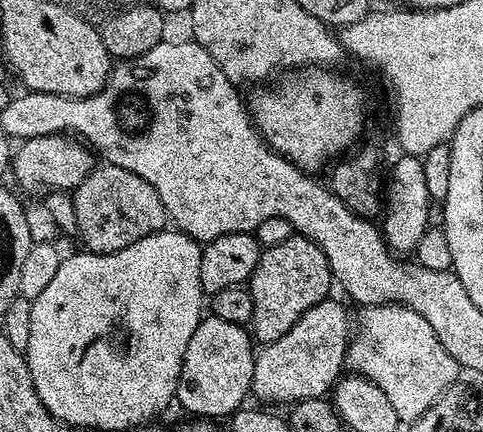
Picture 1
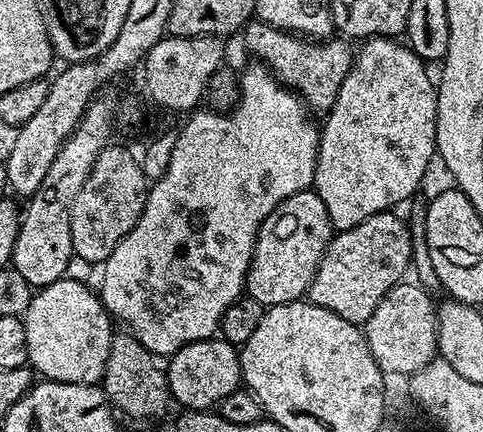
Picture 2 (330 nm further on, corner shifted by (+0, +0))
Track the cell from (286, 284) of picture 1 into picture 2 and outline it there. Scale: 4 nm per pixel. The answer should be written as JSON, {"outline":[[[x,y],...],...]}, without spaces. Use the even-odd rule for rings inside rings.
{"outline":[[[392,210],[379,212],[350,230],[336,232],[314,274],[314,282],[308,288],[307,299],[320,307],[325,307],[326,310],[333,311],[347,322],[362,326],[370,318],[370,314],[378,310],[378,302],[382,302],[384,295],[405,279],[404,271],[412,260],[413,229],[405,217],[403,220],[402,217],[395,216],[396,214]]]}

